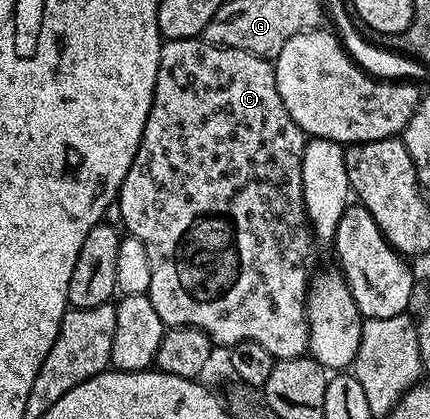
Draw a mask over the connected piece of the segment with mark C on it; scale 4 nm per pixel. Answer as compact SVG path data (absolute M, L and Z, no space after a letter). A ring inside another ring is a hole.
M183 38L182 40L168 40L160 47L160 63L158 64L158 76L154 84L154 96L150 104L150 116L146 116L146 128L142 132L142 140L138 144L138 152L134 156L134 160L130 164L130 172L126 172L126 180L122 180L120 185L120 193L118 201L121 206L123 229L129 235L138 240L142 240L142 245L146 248L147 259L150 264L150 284L147 291L150 304L154 304L154 312L158 312L158 316L164 321L165 327L173 326L193 326L202 332L206 332L206 336L210 336L210 340L217 347L231 348L238 345L239 342L246 340L254 340L254 344L262 344L262 348L266 348L266 352L270 352L277 360L281 358L298 358L301 357L308 349L308 292L310 289L310 277L308 278L308 269L312 266L312 242L314 243L314 235L312 228L308 223L308 213L304 207L304 193L302 192L302 156L304 155L304 143L306 135L302 128L298 128L298 124L294 124L294 120L290 116L290 112L286 112L286 104L282 104L282 96L278 96L278 88L276 87L276 72L273 63L266 58L259 58L250 52L242 52L238 48L226 48L225 46L215 46L209 42L205 42L200 38Z

